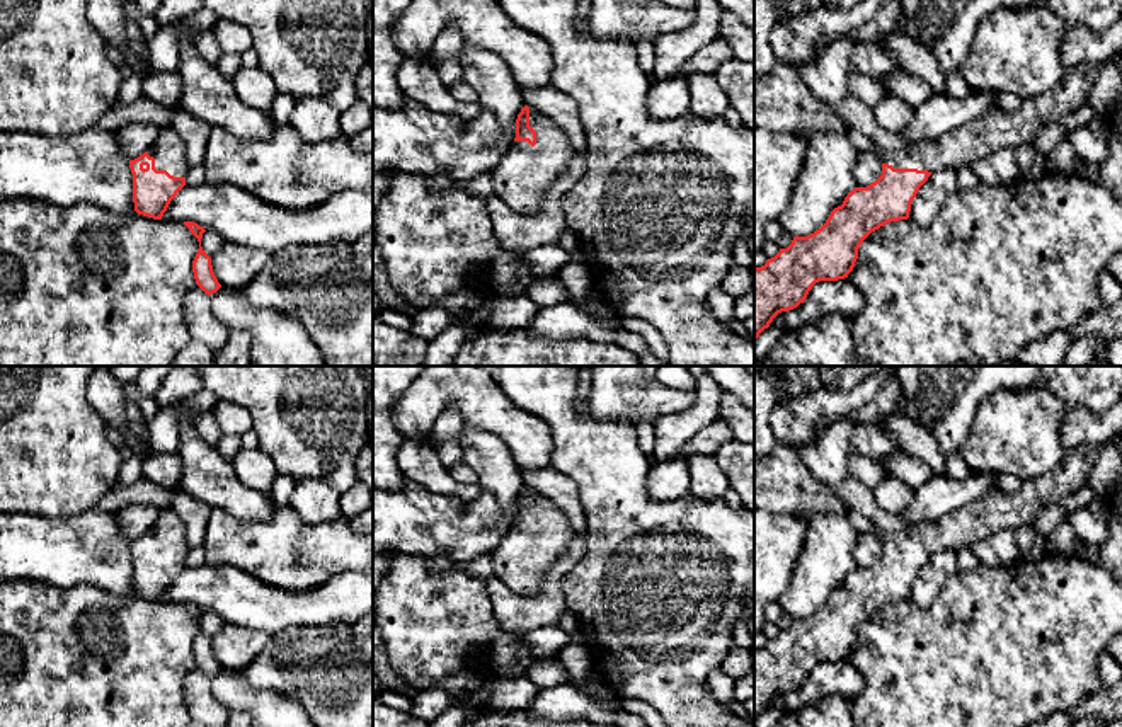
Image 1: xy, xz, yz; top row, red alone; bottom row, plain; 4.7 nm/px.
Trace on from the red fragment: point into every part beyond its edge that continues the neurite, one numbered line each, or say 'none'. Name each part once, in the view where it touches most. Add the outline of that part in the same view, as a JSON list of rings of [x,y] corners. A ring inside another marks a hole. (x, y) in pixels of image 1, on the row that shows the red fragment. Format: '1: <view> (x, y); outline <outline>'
1: xz (521, 181); outline [[[530,109],[530,126],[536,131],[536,145],[512,141],[514,152],[490,174],[492,194],[521,215],[540,208],[548,187],[577,153],[552,117]]]

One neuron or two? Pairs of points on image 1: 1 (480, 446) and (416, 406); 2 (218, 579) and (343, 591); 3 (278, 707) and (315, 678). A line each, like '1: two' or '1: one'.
1: two
2: one
3: two

